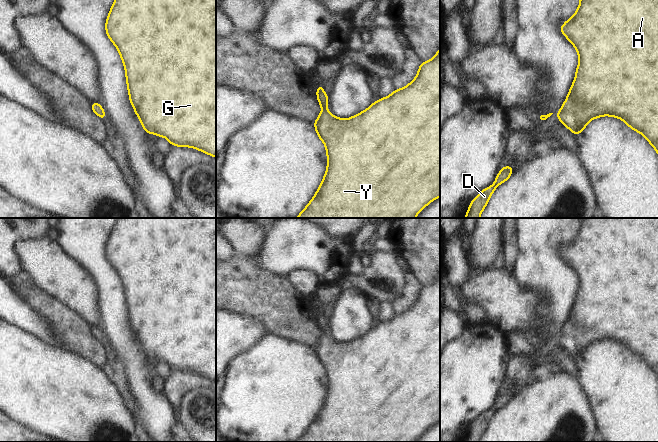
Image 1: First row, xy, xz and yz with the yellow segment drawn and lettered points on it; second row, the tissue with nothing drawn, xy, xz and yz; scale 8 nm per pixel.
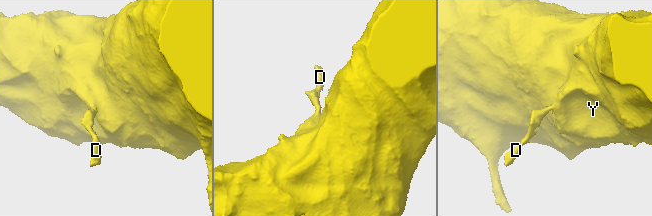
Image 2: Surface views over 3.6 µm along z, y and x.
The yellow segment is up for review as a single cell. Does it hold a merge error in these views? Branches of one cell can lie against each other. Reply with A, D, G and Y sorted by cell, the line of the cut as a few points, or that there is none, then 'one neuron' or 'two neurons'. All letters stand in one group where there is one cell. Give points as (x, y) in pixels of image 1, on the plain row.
groups A D G Y; cut none; one neuron

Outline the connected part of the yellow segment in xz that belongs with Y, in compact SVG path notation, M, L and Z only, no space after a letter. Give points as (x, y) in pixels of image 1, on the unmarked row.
M440 271L432 283L420 288L417 300L407 310L394 313L389 320L379 322L366 334L348 343L338 342L325 333L329 325L322 308L318 309L316 320L322 335L313 349L326 372L327 393L315 419L295 442L415 442L428 428L440 421Z

